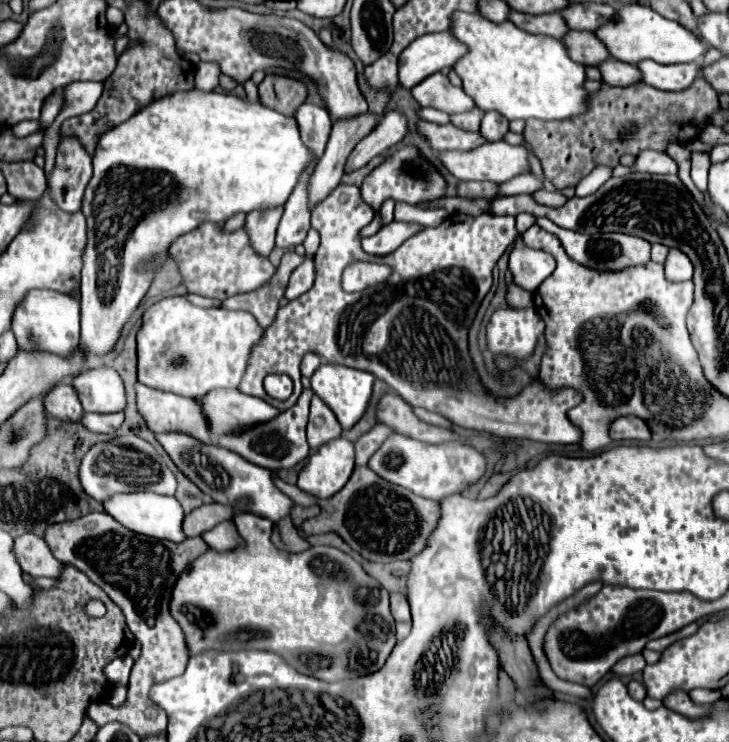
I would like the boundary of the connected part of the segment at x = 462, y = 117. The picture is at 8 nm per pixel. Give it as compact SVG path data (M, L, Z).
M474 109L474 111L466 111L466 113L452 115L450 119L452 119L452 125L456 125L458 129L478 131L478 129L480 129L480 121L482 121L482 115L484 115L484 111Z

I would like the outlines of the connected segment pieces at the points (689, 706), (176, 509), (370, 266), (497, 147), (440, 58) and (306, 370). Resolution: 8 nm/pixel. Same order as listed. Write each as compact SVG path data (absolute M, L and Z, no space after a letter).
M676 691L664 699L664 705L680 715L686 715L688 719L700 717L700 705L694 705L694 701L684 691Z
M124 493L124 495L116 495L110 501L104 503L106 513L110 513L116 521L120 521L124 527L148 535L148 537L156 537L156 539L168 539L168 541L184 541L186 535L182 531L182 521L184 521L184 509L178 503L176 497L168 497L168 495L156 495L156 493Z
M352 263L350 267L346 267L344 277L342 277L342 287L344 291L362 291L370 285L382 283L388 279L388 275L392 273L390 267L386 265L378 265L378 263Z
M506 141L496 143L484 143L472 151L446 151L440 155L442 163L448 167L448 171L458 177L460 181L492 181L492 183L506 183L514 179L516 175L524 175L530 171L528 161L528 149L522 145L510 145Z
M450 31L422 35L400 53L400 85L412 89L432 73L454 67L454 63L466 53L468 47L460 43Z
M310 353L304 355L302 367L300 367L300 369L302 369L302 377L308 377L308 379L310 379L310 377L314 375L314 371L320 367L320 363L322 363L322 359L320 359L318 355L314 355L314 353L312 353L312 355L310 355Z

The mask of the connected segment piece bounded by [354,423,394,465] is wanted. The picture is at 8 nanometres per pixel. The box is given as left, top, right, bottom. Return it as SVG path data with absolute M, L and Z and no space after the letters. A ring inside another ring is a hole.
M378 423L370 433L362 435L354 447L356 447L356 465L362 465L362 463L368 463L368 459L374 455L374 451L382 445L382 441L386 437L390 437L394 431L382 423Z

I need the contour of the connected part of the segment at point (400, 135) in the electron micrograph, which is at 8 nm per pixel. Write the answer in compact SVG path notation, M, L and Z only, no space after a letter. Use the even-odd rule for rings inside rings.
M392 109L384 113L378 125L372 129L372 133L368 133L350 153L346 161L346 173L364 167L372 157L394 147L406 137L406 133L408 133L408 119L400 111Z

